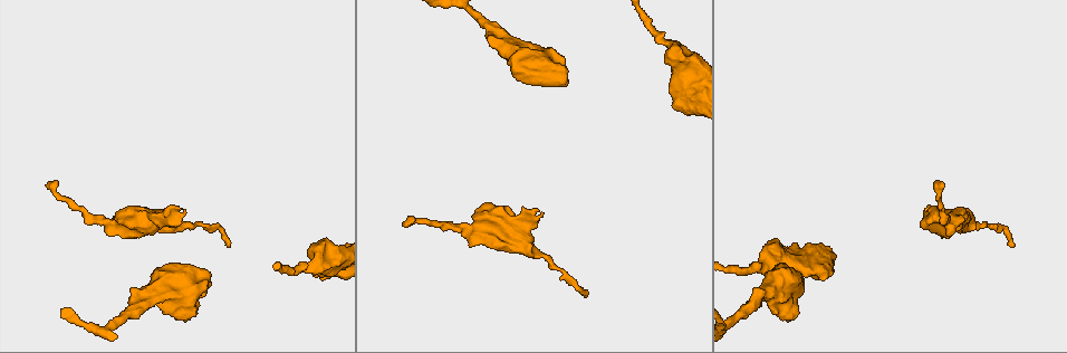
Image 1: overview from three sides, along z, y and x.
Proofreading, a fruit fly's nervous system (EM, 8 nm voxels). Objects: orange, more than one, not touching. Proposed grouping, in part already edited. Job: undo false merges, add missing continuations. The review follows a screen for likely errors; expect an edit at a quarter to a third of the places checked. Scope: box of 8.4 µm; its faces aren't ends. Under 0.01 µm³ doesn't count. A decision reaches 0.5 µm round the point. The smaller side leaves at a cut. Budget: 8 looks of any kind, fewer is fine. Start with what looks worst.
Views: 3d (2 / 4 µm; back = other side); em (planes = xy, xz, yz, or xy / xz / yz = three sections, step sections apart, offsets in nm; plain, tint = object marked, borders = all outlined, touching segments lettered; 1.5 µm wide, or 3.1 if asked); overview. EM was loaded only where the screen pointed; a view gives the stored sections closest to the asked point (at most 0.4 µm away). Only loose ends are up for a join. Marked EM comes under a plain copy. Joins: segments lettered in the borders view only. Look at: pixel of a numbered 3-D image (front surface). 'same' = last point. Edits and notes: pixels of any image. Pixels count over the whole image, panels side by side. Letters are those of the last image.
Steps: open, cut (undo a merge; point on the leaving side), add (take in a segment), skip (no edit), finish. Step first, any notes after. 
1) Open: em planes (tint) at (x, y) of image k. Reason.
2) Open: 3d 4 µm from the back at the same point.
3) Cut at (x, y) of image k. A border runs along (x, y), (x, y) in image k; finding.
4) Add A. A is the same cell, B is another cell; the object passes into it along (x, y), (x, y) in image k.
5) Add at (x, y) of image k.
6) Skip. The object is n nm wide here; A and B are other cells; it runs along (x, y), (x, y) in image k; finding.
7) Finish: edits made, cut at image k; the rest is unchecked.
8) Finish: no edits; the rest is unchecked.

Open: em planes (borders) at (177, 207) of image 1.

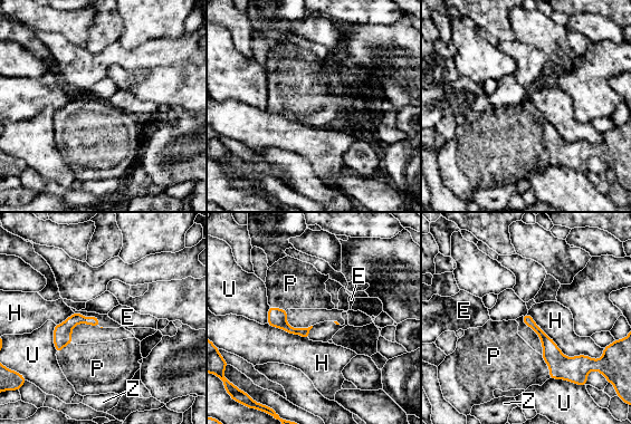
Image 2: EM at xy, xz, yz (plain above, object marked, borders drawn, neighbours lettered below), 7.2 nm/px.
Add P. P is the same cell, E, H, U and Z are other cells; it goes on there.

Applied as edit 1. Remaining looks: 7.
Open: overview. Redraw.

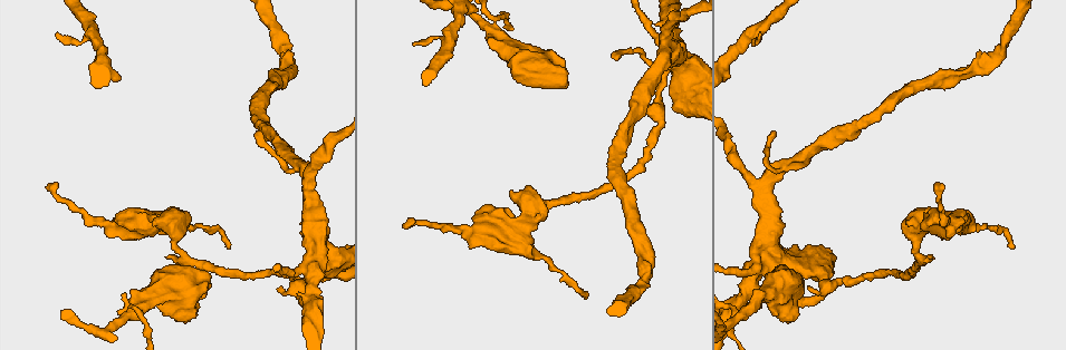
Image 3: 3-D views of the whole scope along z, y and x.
Open: em planes (borders) at (787, 321) of image 3.

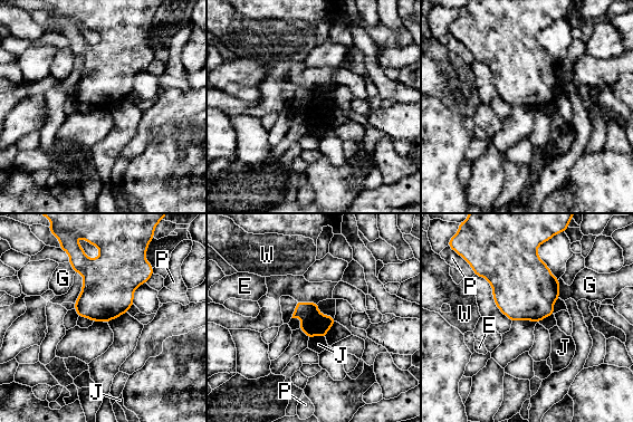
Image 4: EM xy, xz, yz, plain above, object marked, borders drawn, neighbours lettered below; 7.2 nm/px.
Skip. E, G, J, P and W are other cells; a border runs along (558, 279), (558, 295), (560, 297) in image 4; no lettered segment goes on from it.

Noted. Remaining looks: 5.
Open: 3d 2 µm at (808, 288) of image 3. Tapers out.

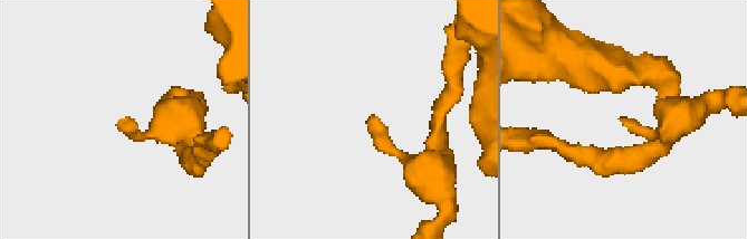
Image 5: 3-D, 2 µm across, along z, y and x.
Open: em xy step 8 (tint) at (621, 119) of image 5. Shape alone is not enough.

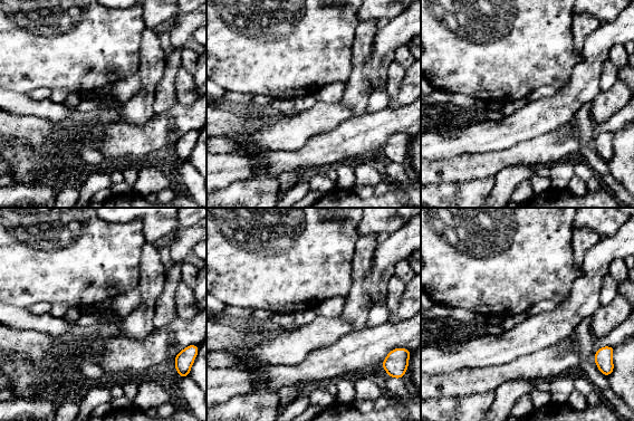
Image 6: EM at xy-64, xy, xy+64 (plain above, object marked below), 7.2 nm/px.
Open: em planes (borders) at the same point. Another direction.

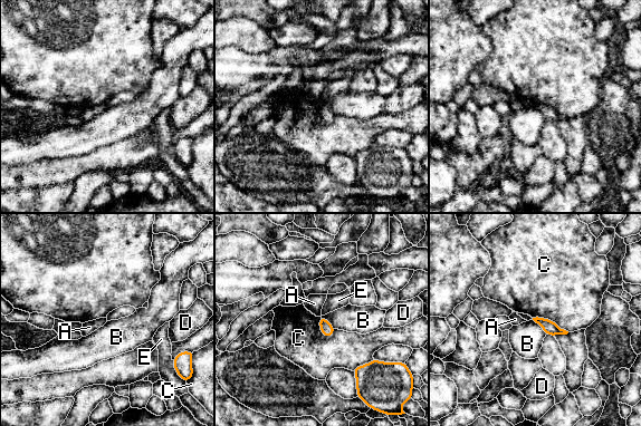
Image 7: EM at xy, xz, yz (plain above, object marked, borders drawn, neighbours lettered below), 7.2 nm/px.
Skip. The object is 90 nm wide here; A, B, C, D and E are other cells; a border runs along (532, 319), (546, 333) in image 7; no lettered segment goes on from it.

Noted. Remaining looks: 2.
Finish: edits made, add at image 2; the rest is unchecked.

